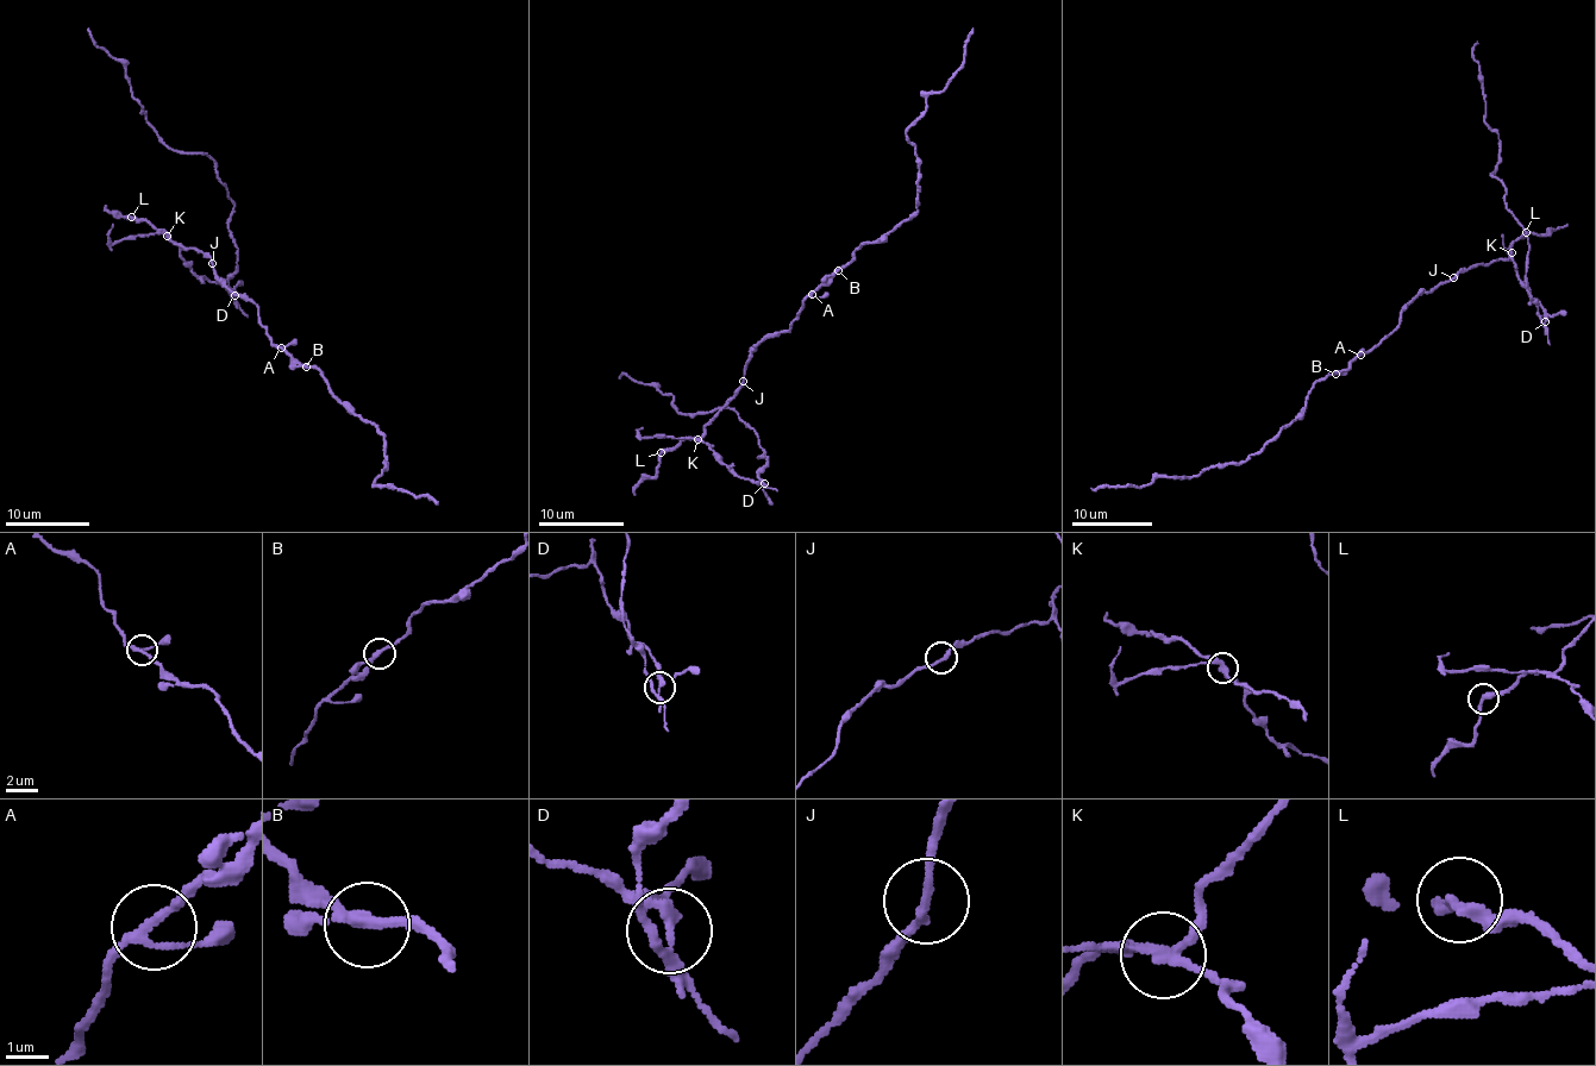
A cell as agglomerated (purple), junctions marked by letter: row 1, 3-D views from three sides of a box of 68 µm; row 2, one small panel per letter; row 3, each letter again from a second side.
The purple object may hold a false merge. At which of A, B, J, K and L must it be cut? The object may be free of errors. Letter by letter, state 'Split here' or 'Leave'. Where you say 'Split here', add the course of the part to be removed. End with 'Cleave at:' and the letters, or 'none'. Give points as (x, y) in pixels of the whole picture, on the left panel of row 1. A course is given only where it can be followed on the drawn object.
A: Leave
B: Leave
J: Leave
K: Split here. Course of the part to remove: (167, 234), (192, 270), (227, 289), (235, 201), (216, 162), (158, 137), (126, 68), (87, 29)
L: Leave
Cleave at: K

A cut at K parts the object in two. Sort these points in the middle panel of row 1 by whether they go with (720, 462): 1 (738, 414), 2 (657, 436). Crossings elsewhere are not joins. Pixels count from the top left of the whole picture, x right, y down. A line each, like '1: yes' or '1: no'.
1: yes
2: yes

